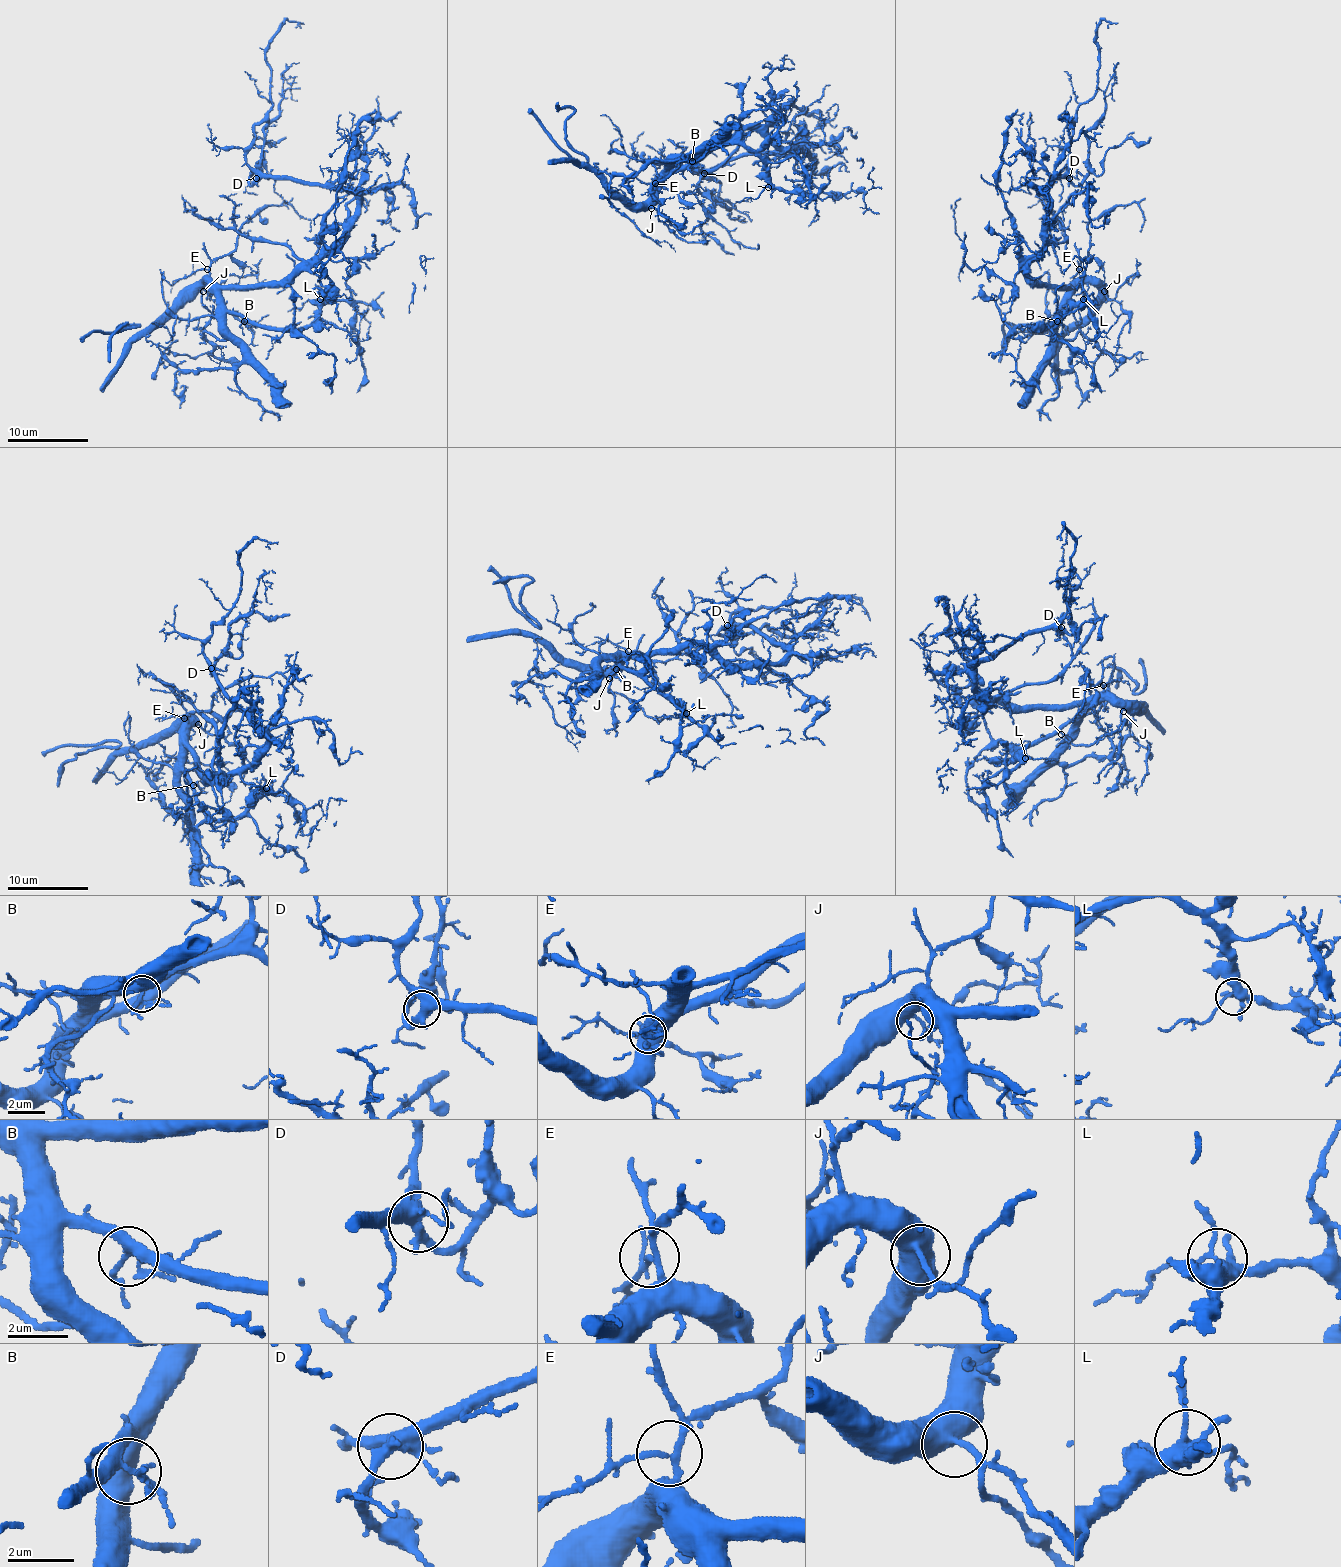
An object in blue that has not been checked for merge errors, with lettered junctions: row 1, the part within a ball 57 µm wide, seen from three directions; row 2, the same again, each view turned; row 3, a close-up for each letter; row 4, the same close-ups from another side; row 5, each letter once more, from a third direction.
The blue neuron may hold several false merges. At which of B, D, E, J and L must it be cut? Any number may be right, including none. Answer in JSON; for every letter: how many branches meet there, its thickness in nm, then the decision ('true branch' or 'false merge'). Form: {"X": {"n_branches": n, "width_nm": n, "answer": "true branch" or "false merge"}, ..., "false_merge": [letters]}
{"B": {"n_branches": 4, "width_nm": 280, "answer": "true branch"}, "D": {"n_branches": 5, "width_nm": 440, "answer": "true branch"}, "E": {"n_branches": 3, "width_nm": 180, "answer": "true branch"}, "J": {"n_branches": 2, "width_nm": 420, "answer": "true branch"}, "L": {"n_branches": 5, "width_nm": 380, "answer": "true branch"}, "false_merge": []}

